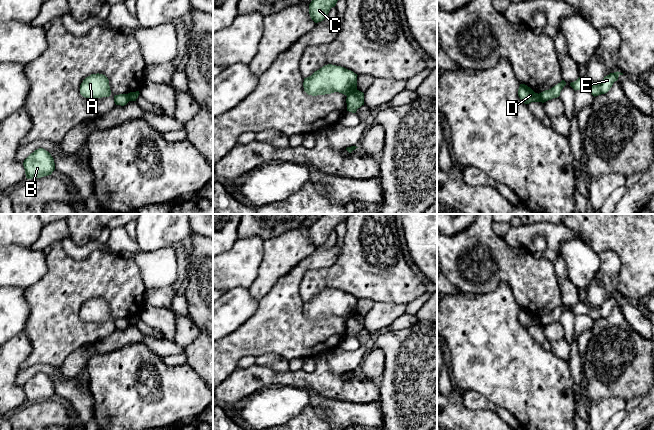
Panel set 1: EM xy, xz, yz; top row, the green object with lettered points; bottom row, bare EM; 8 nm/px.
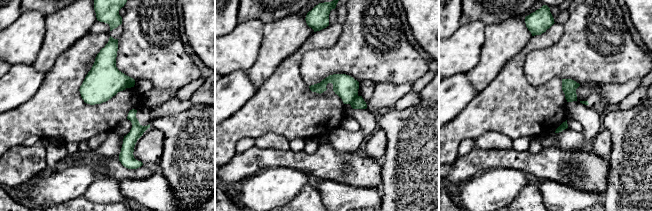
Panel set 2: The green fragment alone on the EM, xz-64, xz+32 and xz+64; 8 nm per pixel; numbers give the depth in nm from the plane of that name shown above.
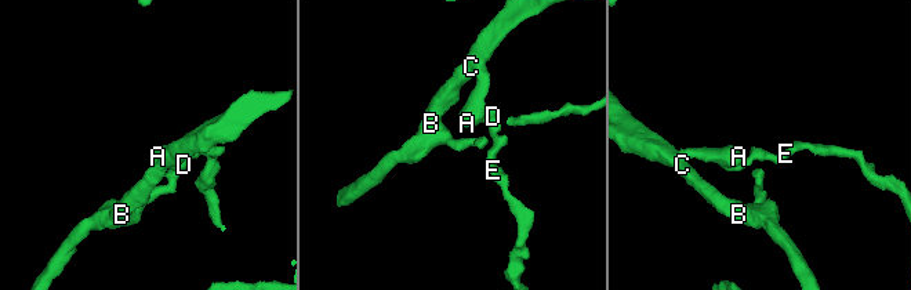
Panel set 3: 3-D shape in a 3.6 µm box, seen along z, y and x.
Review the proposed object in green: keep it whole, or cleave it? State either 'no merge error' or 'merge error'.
merge error

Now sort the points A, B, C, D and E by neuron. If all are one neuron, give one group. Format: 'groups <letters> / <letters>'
groups A B C D / E

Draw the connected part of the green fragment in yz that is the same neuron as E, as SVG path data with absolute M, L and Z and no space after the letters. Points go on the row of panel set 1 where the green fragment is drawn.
M618 71L614 73L610 73L609 75L605 76L603 81L598 85L589 82L584 77L579 77L576 81L571 82L570 86L575 91L586 90L595 97L595 96L607 93L612 87L613 83L618 80L618 77L620 75L623 75L623 73Z

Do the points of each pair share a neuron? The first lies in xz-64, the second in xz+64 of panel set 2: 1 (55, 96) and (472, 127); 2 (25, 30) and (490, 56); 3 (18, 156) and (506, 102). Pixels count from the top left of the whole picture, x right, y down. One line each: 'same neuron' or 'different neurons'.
1: same neuron
2: different neurons
3: different neurons

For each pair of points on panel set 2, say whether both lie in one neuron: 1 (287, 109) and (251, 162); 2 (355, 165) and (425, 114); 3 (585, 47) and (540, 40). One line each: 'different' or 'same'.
1: different
2: different
3: different

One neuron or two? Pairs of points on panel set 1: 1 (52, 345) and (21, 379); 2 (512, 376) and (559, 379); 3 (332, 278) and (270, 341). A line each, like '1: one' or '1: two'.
1: two
2: one
3: two

